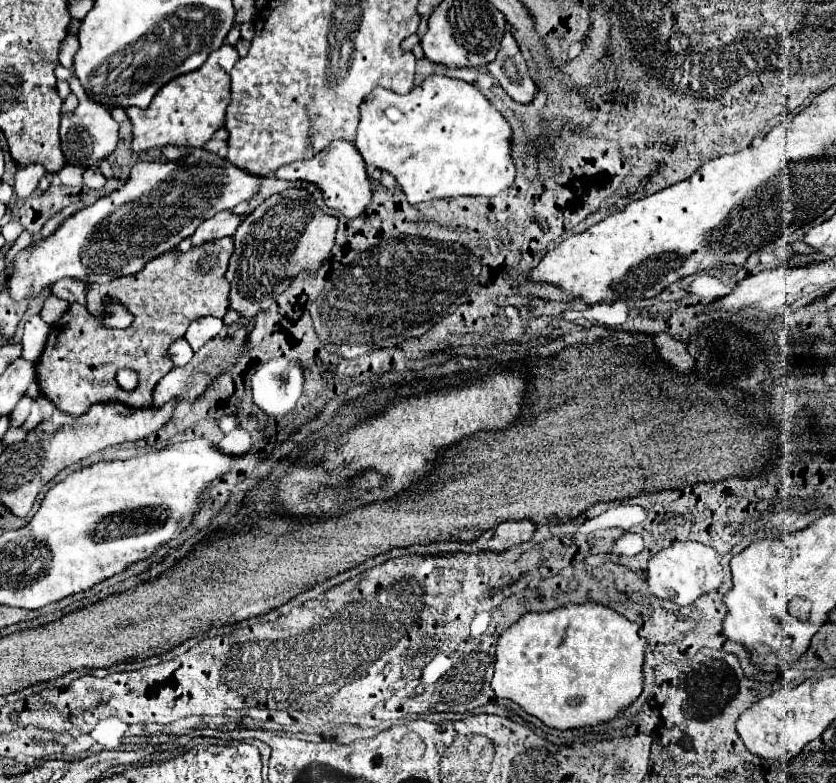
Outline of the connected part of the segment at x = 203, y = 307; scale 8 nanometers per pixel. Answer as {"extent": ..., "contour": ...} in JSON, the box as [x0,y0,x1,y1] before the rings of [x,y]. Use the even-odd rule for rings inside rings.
{"extent":[36,237,234,417],"contour":[[[232,237],[224,239],[214,239],[210,243],[202,243],[198,247],[192,247],[190,251],[182,253],[178,249],[166,251],[166,255],[158,255],[158,259],[152,259],[146,263],[138,275],[126,275],[118,277],[106,285],[90,285],[90,293],[96,287],[102,287],[104,295],[116,297],[122,301],[128,311],[134,315],[134,321],[126,329],[108,329],[96,321],[96,317],[82,307],[80,303],[72,303],[70,309],[60,317],[56,325],[52,325],[52,333],[48,337],[46,349],[42,357],[36,363],[38,371],[38,385],[40,391],[64,413],[70,413],[74,417],[86,413],[86,409],[94,401],[106,401],[106,399],[118,399],[122,403],[128,403],[130,407],[146,407],[150,405],[150,399],[154,395],[154,387],[158,385],[158,379],[162,379],[174,365],[168,359],[168,345],[176,341],[178,337],[184,337],[188,325],[198,319],[198,317],[224,317],[228,309],[228,293],[230,293],[230,283],[226,279],[226,267],[230,261],[230,255],[234,251],[234,241]],[[120,369],[132,369],[138,373],[138,387],[132,391],[126,391],[118,385],[116,373]]]}

